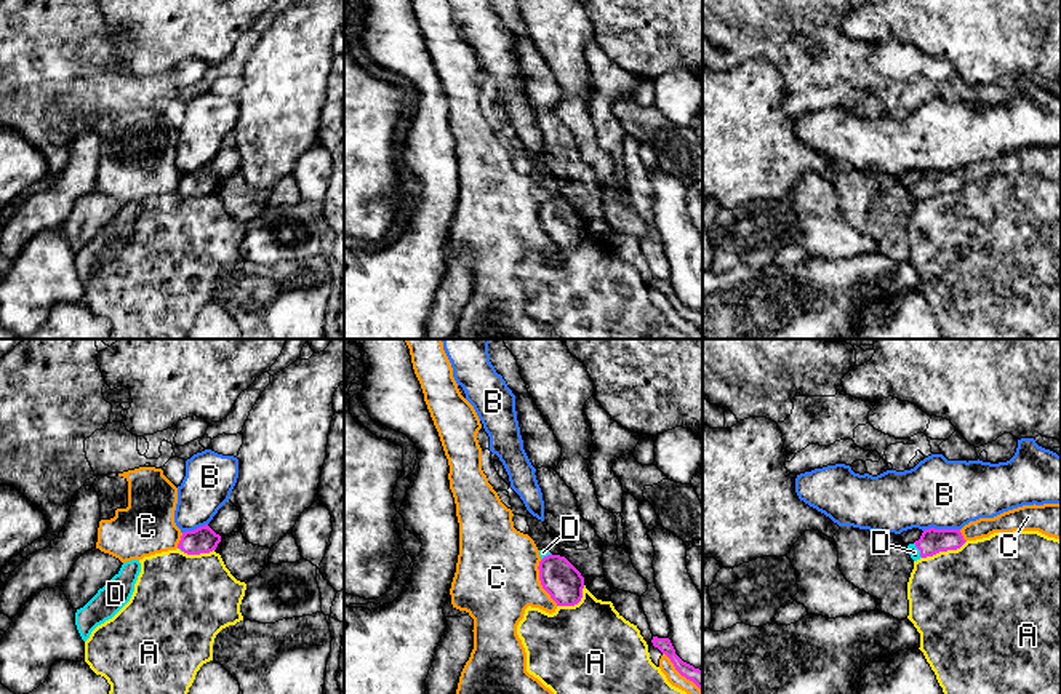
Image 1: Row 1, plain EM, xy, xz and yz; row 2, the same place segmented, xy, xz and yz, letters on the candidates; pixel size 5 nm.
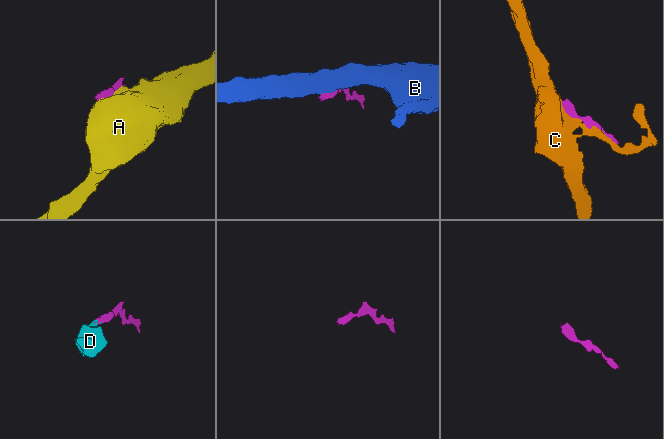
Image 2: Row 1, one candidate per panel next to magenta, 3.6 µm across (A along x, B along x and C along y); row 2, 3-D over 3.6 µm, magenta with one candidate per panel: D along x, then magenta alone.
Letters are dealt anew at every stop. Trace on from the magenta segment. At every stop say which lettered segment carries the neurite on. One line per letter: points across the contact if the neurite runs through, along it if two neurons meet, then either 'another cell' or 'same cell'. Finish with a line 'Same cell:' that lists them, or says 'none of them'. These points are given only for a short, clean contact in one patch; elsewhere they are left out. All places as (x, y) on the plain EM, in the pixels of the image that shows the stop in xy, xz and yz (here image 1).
A: another cell
B: along yz (959, 170), (927, 170), (924, 173) | another cell
C: another cell
D: across yz (932, 183), (919, 191), (914, 194) | same cell
Same cell: D

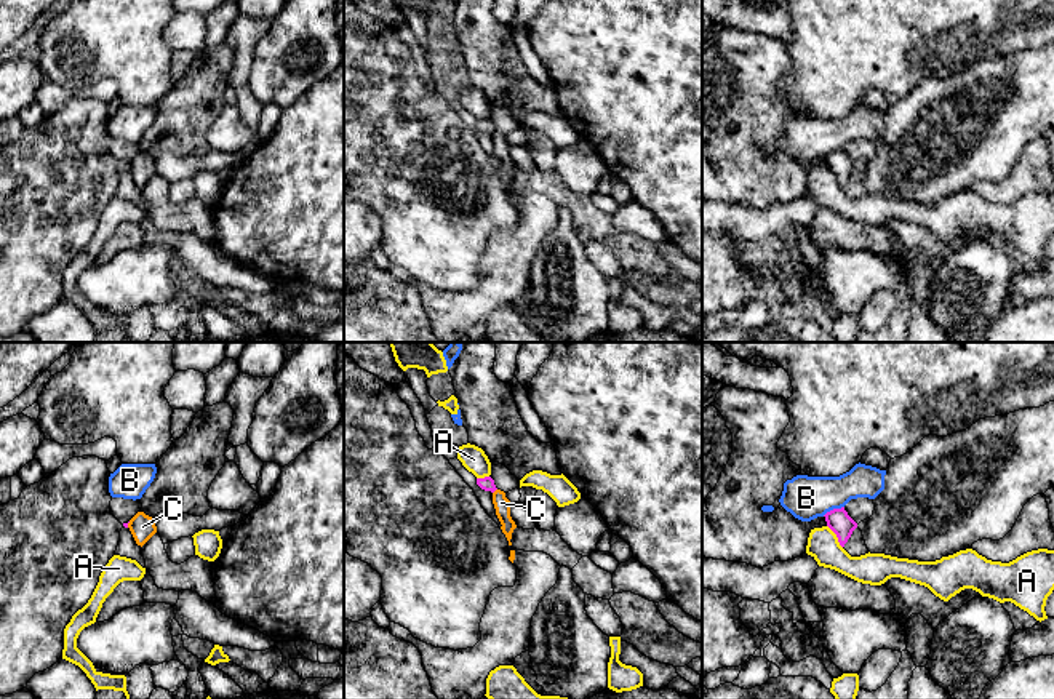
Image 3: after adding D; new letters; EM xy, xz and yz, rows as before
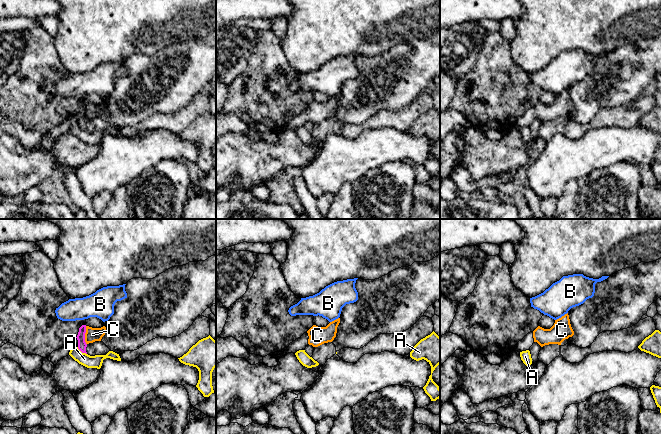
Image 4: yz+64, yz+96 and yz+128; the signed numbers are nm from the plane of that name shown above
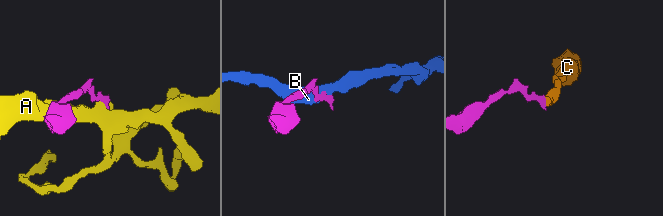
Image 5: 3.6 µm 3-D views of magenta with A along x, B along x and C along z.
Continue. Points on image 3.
A: along yz (827, 167), (842, 189) | another cell
B: along yz (843, 147), (834, 149), (822, 157) | another cell
C: along xz (496, 130), (493, 135) | another cell
Same cell: none of them

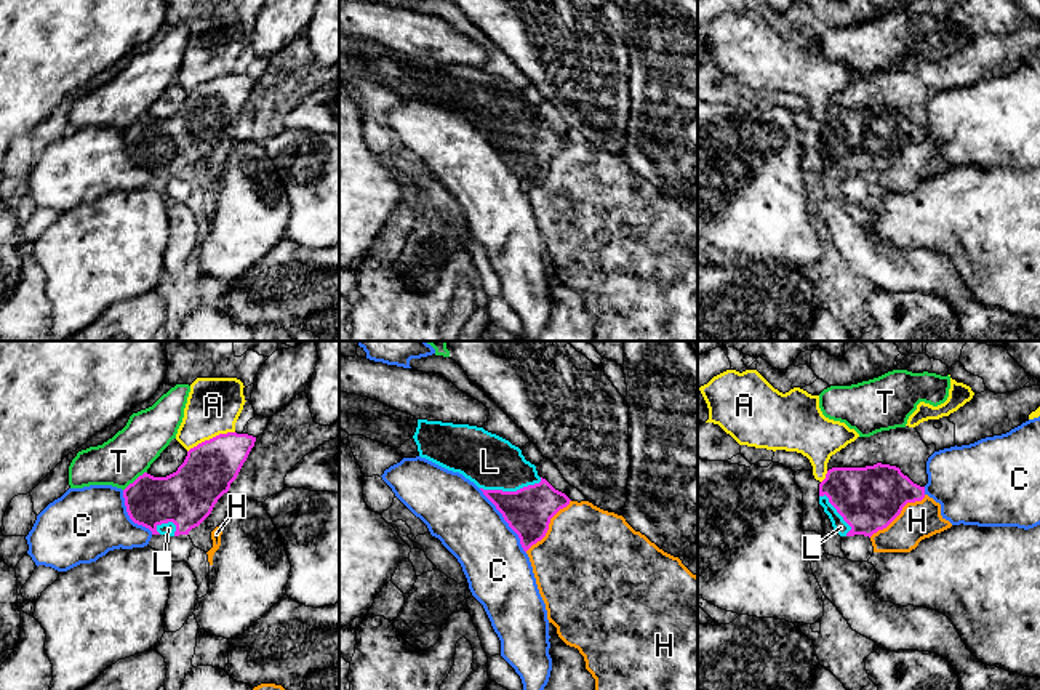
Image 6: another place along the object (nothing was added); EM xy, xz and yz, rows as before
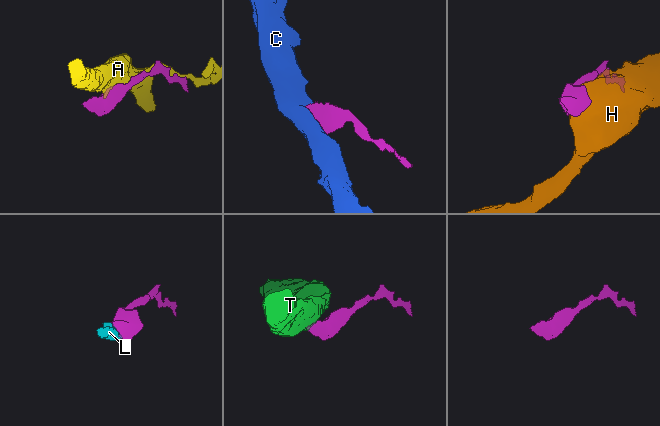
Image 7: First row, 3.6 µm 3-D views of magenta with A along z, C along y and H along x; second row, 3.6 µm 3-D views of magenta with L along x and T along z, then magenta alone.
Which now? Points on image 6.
A: another cell
C: another cell
H: another cell
L: across xz (528, 152), (511, 133), (511, 124), (490, 103) | same cell
T: along xy (146, 112), (124, 132) | another cell
Same cell: L

